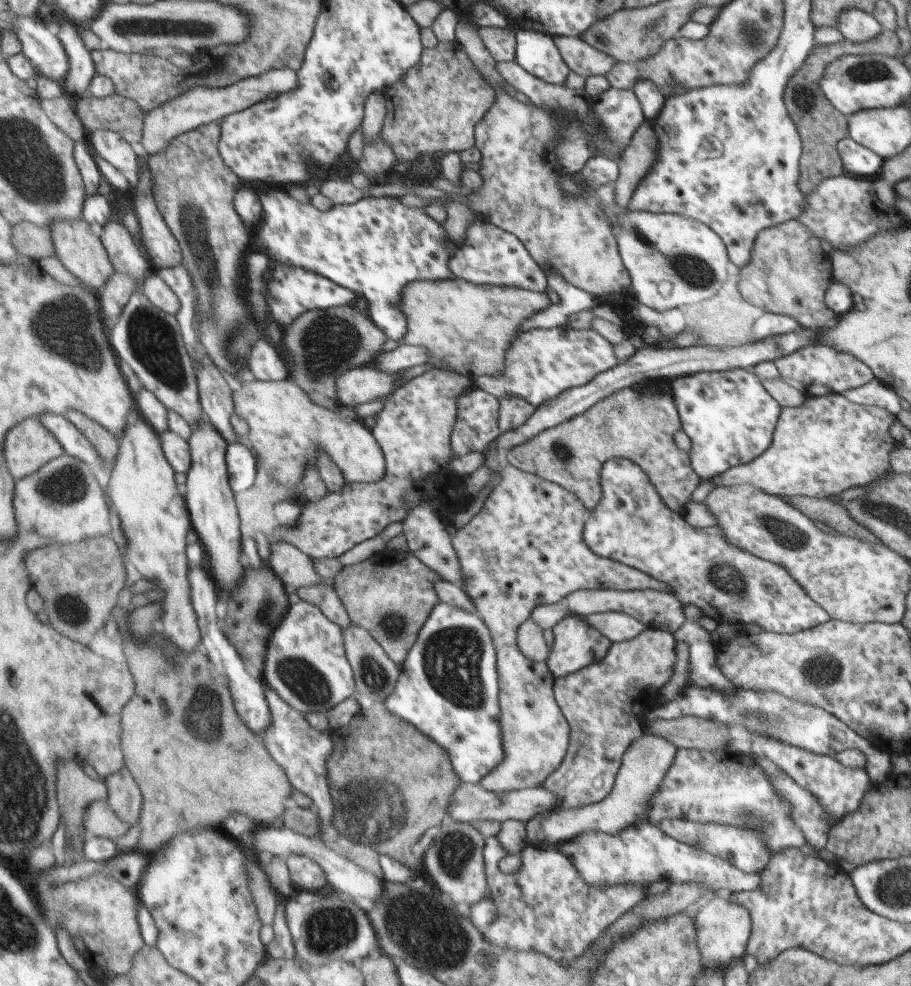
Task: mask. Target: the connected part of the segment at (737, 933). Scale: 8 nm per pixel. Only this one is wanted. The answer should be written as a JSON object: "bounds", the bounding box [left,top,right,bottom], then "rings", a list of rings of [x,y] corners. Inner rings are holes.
{"bounds":[693,894,751,969],"rings":[[[716,894],[705,898],[694,909],[693,928],[694,943],[704,968],[713,969],[716,965],[727,966],[732,958],[741,958],[745,952],[751,923],[750,916],[741,905],[730,901],[728,898],[719,897]]]}

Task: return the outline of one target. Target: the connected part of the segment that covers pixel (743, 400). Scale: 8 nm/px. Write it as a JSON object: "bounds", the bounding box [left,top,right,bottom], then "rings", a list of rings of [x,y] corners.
{"bounds":[668,368,780,479],"rings":[[[734,368],[724,371],[699,372],[677,377],[668,382],[668,391],[673,396],[676,411],[680,417],[680,428],[689,437],[691,449],[691,465],[693,472],[702,479],[720,475],[727,469],[748,463],[769,448],[772,444],[772,432],[775,430],[780,414],[780,404],[773,400],[765,390],[764,385],[751,372],[744,368]]]}

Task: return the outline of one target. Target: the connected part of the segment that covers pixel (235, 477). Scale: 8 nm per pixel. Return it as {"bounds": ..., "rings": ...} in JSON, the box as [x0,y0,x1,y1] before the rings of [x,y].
{"bounds":[226,443,258,492],"rings":[[[228,443],[226,460],[234,492],[245,492],[255,484],[258,464],[255,455],[246,443]]]}

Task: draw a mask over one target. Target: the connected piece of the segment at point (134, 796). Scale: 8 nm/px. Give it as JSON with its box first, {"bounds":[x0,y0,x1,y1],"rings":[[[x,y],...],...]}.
{"bounds":[107,766,144,826],"rings":[[[127,766],[107,778],[108,799],[114,811],[130,826],[140,822],[144,794]]]}

